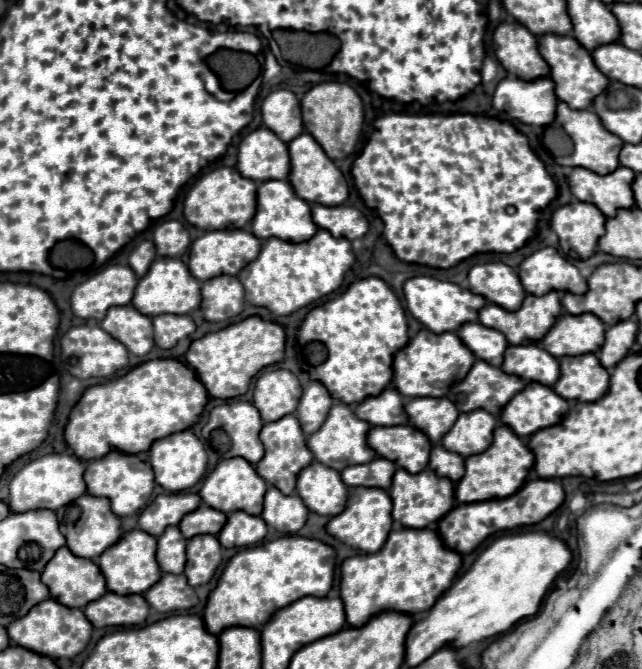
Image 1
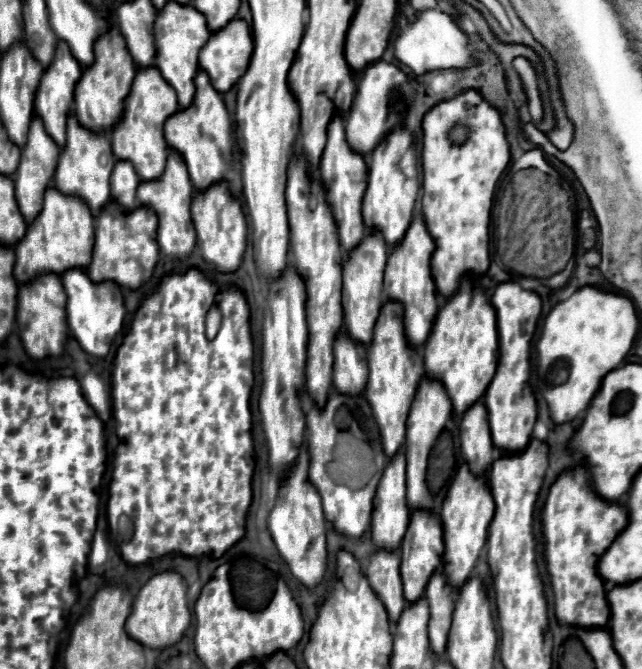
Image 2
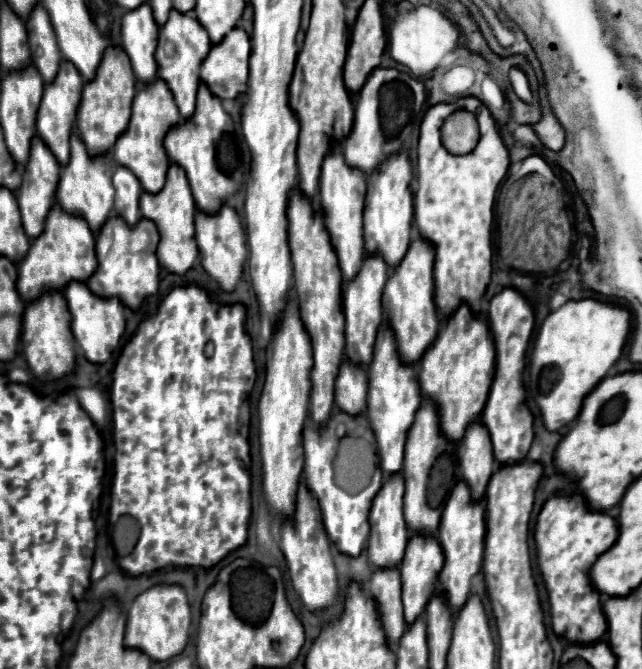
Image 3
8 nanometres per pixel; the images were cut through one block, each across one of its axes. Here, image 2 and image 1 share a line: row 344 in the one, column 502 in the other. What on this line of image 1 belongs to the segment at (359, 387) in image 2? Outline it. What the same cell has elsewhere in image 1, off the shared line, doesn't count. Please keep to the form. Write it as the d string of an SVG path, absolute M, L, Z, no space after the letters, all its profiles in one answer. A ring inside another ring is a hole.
M474 322L464 324L464 328L458 330L458 336L474 352L476 358L488 360L488 364L492 366L502 366L504 350L508 348L508 340L502 332L492 330L480 322Z

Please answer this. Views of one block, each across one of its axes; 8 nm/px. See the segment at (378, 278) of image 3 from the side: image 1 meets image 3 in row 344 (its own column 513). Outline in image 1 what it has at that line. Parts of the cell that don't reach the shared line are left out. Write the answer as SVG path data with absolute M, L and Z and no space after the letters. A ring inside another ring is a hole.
M538 344L526 346L508 346L504 354L502 370L508 374L516 374L528 382L540 382L554 386L560 378L560 364L558 358L548 354Z

